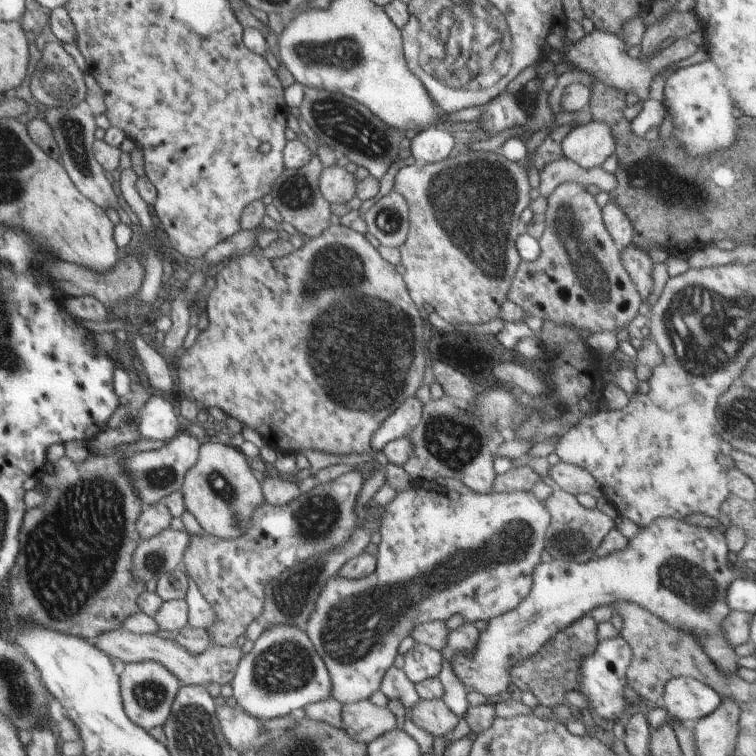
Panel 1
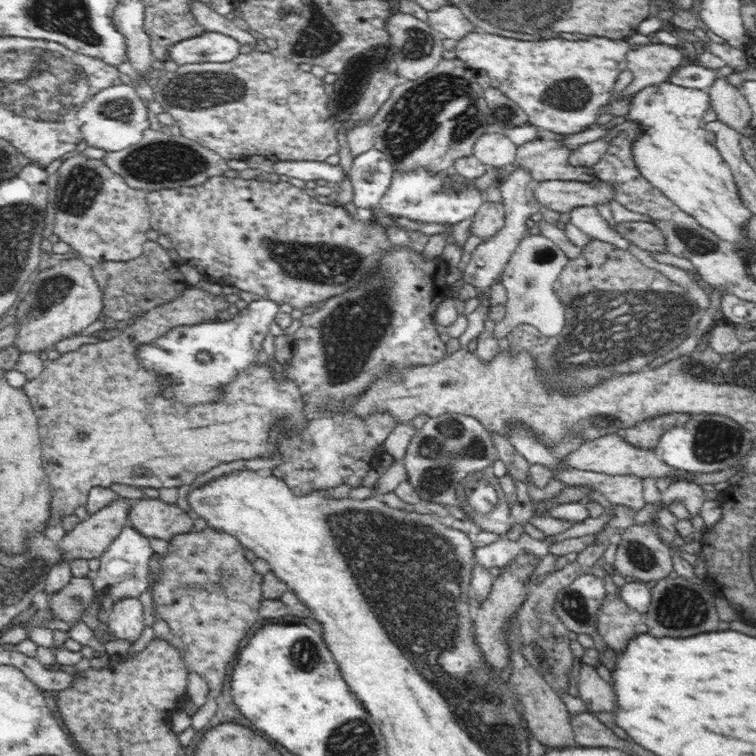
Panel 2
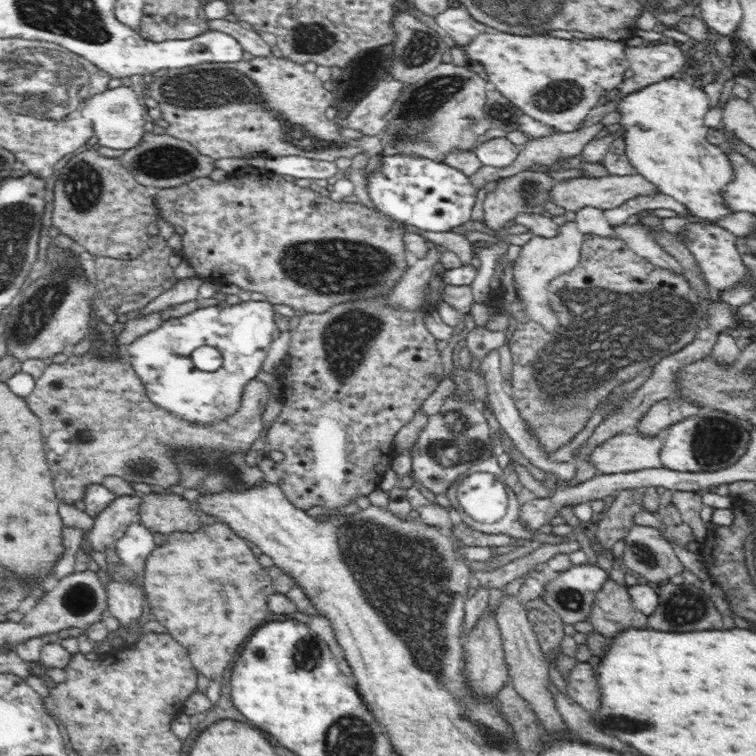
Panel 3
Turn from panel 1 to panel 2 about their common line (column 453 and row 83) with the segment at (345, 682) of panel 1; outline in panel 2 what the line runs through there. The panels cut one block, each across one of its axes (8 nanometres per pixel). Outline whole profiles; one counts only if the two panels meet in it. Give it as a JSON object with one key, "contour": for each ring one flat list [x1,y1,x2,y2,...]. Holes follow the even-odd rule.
{"contour":[[474,30,456,44,455,54,475,72,484,70,494,88,514,100,539,130,566,136,588,129,596,123,602,106,613,96,620,72,627,69,628,39,592,36,589,40,562,38,516,40]]}

